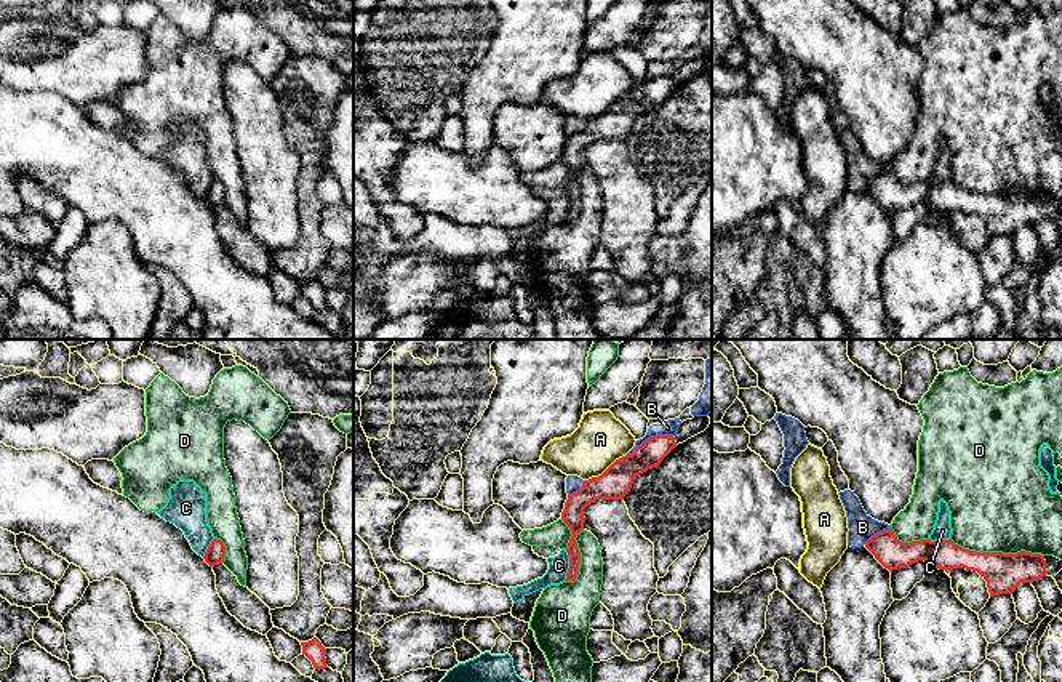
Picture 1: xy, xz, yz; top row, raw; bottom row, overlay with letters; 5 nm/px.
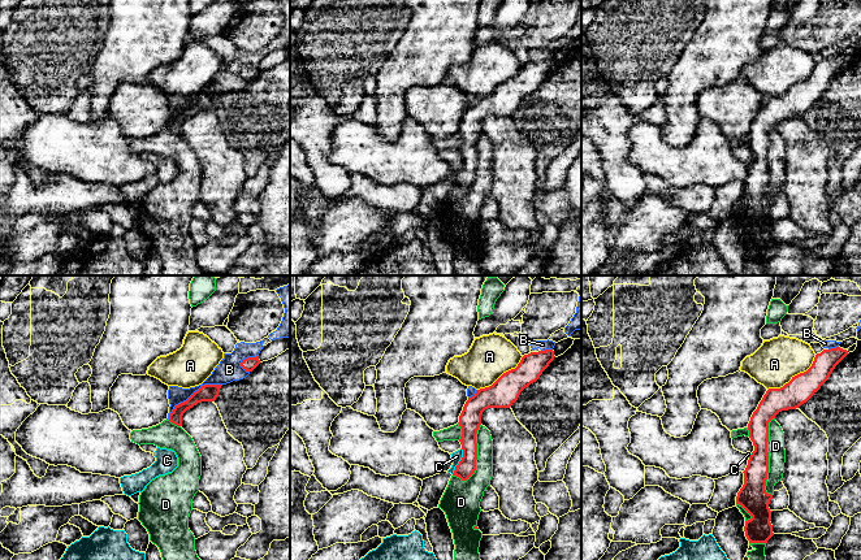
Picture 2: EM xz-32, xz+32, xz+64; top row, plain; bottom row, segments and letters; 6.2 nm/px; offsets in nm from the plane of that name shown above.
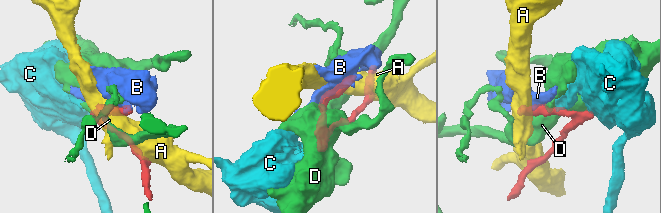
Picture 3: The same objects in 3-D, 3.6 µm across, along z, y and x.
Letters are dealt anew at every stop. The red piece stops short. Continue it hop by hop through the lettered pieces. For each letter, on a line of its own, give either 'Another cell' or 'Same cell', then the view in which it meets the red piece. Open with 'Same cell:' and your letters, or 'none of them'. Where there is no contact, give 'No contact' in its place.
Same cell: none of them
A: Another cell. Touches red in xz
B: Another cell. Touches red in xz
C: Another cell. Touches red in xz
D: Another cell. Touches red in yz

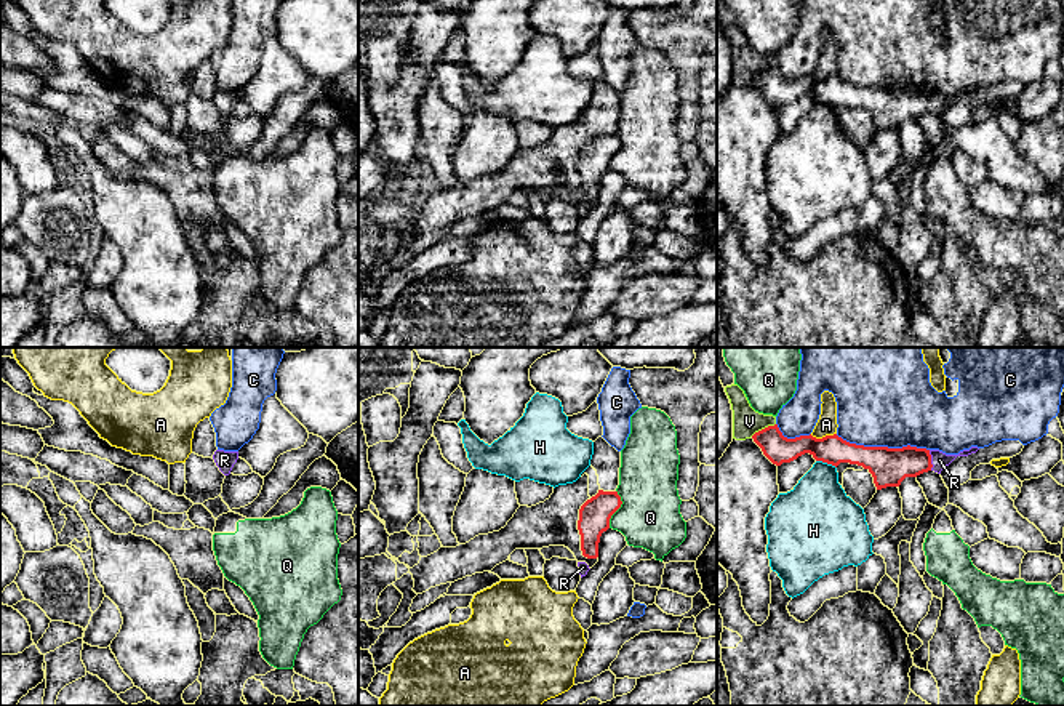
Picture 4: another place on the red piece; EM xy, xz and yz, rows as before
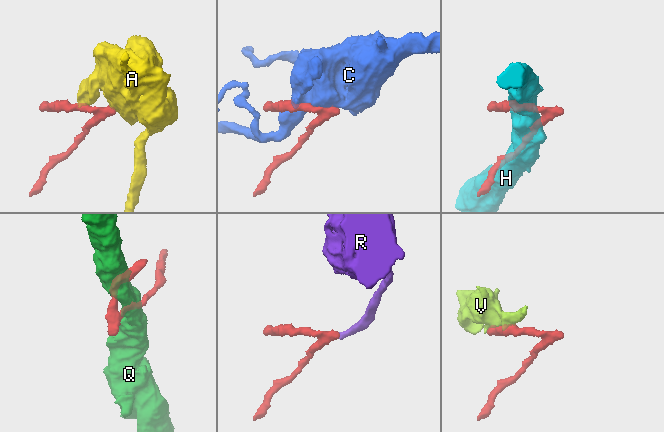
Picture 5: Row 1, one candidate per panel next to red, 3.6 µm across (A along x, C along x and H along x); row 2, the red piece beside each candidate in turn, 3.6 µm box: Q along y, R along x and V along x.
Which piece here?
Same cell: R
A: Another cell. Touches red in yz
C: Another cell. Touches red in yz
H: Another cell. Touches red in yz
Q: Another cell. Touches red in xz
R: Same cell. Touches red in yz
V: Another cell. Touches red in yz

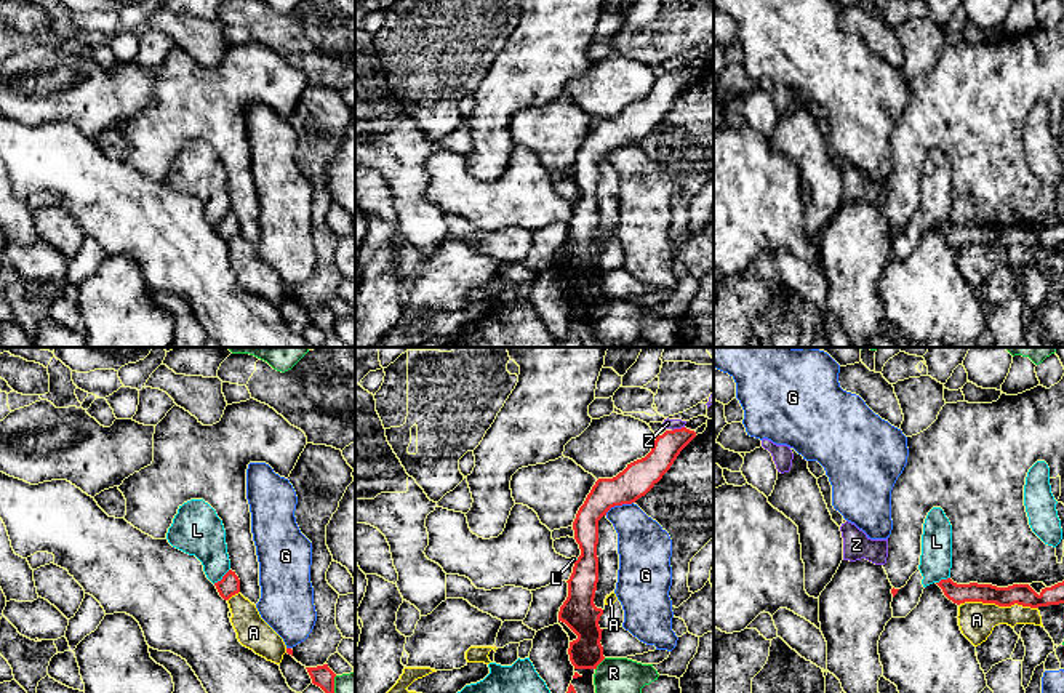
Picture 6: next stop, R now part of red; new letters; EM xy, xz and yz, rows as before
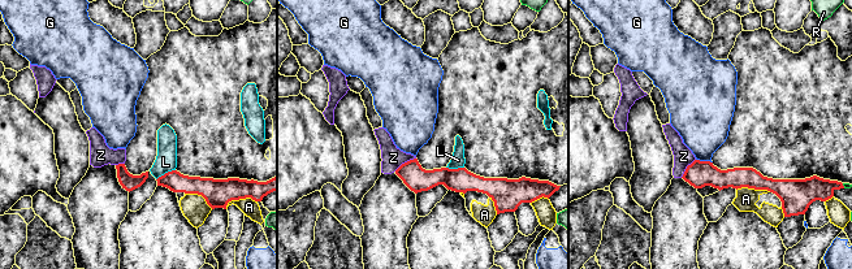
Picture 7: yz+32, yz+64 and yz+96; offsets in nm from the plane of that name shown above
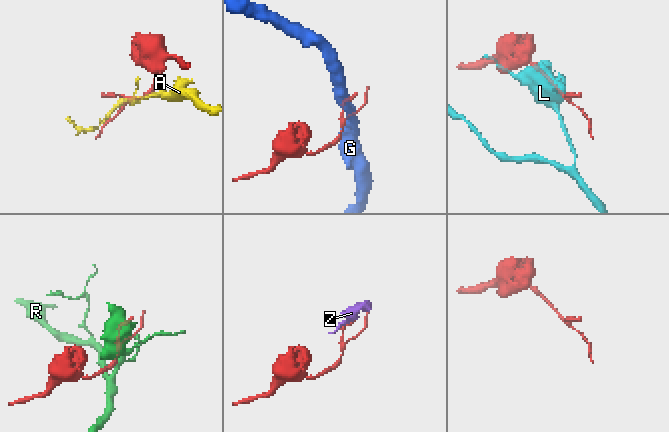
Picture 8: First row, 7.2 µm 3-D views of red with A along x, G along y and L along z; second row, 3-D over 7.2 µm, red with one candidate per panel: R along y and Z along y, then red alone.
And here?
Same cell: none of them
A: Another cell. Touches red in yz
G: Another cell. Touches red in xz
L: Another cell. Touches red in xy
R: Another cell. Touches red in xz
Z: Another cell. Touches red in xz

